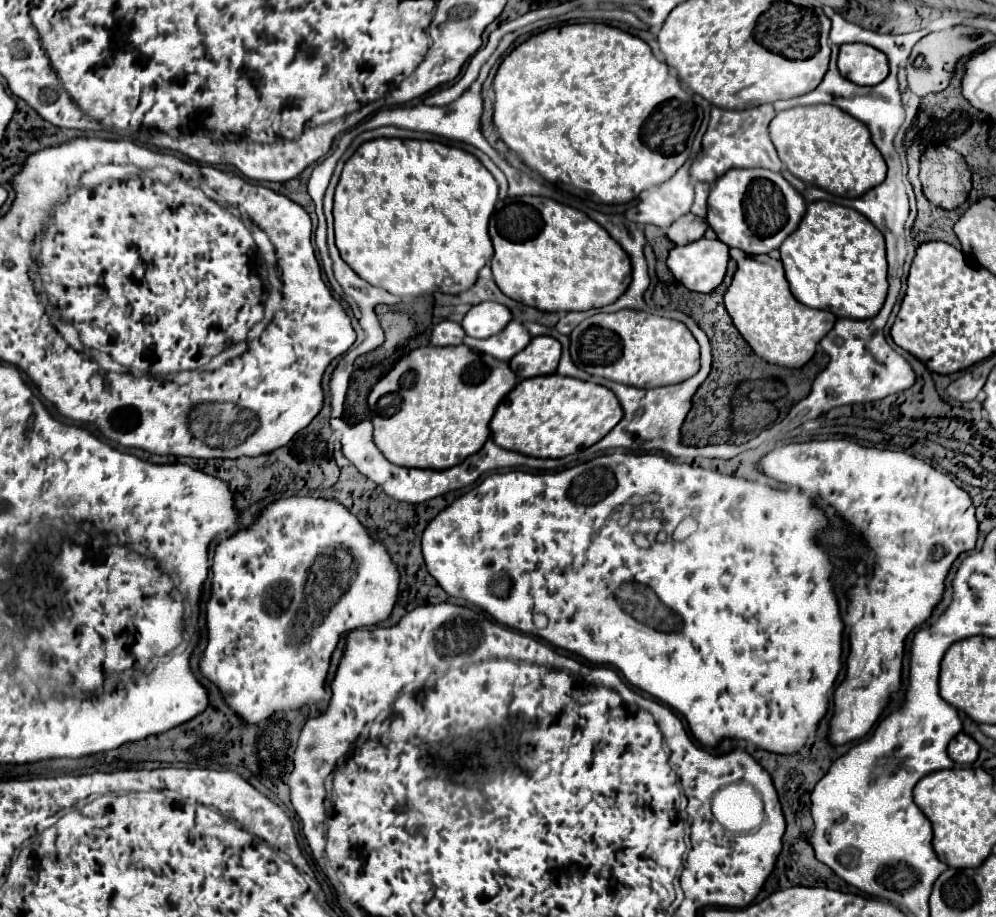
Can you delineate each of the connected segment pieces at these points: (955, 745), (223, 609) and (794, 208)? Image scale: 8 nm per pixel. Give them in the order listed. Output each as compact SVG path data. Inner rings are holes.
M960 732L948 746L948 756L956 762L956 764L972 764L978 758L978 750L980 746L976 744L974 738L970 738L968 734Z
M292 496L278 500L266 508L266 512L254 522L250 530L242 530L236 536L224 540L218 544L214 560L212 560L212 598L208 602L208 646L204 652L204 658L200 660L200 668L208 680L212 680L220 692L226 696L228 706L236 714L242 716L242 720L248 722L260 722L268 718L272 712L278 710L290 710L300 708L308 702L320 700L324 696L324 680L330 666L330 656L340 640L340 634L374 626L382 620L386 620L392 612L392 606L398 596L398 572L396 564L392 564L392 558L388 552L384 552L384 546L368 536L368 532L358 524L356 516L352 516L340 502L336 500L322 500L322 498L306 498L306 496Z
M764 168L728 170L710 188L706 220L718 240L730 248L740 248L746 254L768 254L798 228L804 210L804 198L780 174Z

